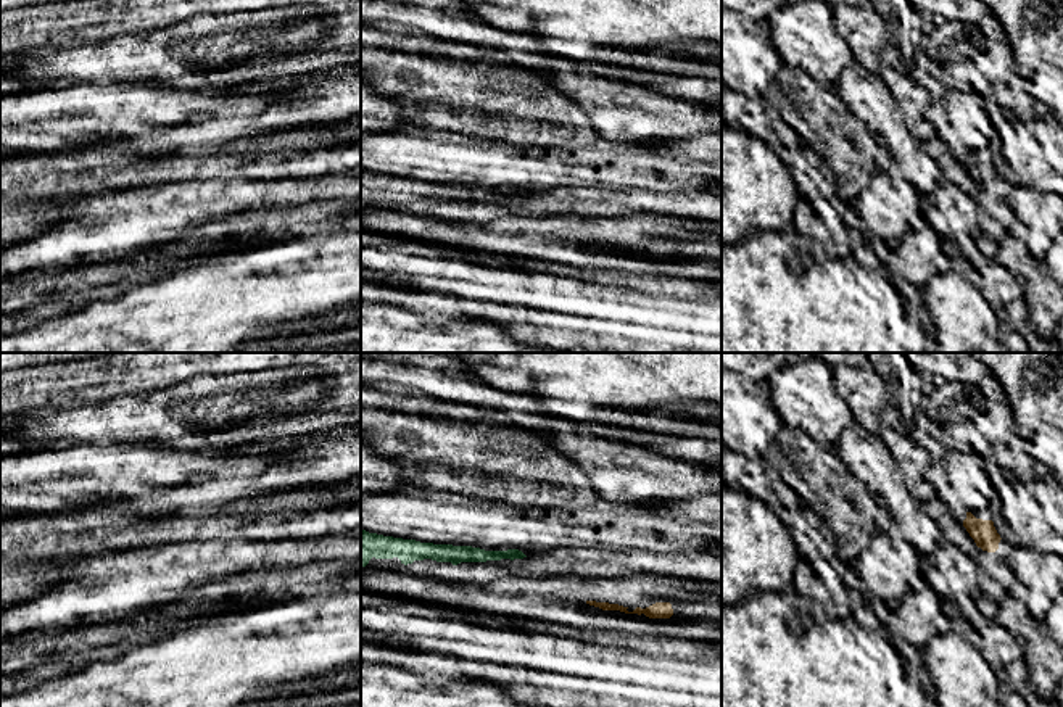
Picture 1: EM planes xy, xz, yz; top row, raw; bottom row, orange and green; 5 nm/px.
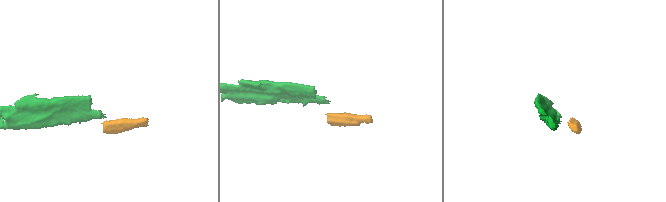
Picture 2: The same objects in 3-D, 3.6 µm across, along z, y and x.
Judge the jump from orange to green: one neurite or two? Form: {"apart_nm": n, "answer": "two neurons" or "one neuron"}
{"apart_nm": 380, "answer": "two neurons"}

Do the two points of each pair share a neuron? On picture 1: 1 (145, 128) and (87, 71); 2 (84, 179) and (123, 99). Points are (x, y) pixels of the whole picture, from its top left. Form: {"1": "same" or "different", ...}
{"1": "different", "2": "different"}

